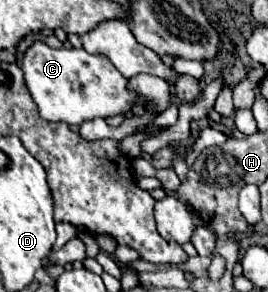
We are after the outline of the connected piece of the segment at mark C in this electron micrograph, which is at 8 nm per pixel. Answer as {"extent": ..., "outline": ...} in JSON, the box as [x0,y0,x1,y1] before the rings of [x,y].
{"extent":[21,41,157,125],"outline":[[[35,41],[21,63],[25,71],[25,81],[29,87],[29,93],[39,109],[39,115],[47,121],[63,121],[67,125],[81,125],[89,119],[107,119],[133,111],[133,107],[139,103],[143,109],[151,115],[157,115],[157,111],[149,111],[149,105],[153,105],[149,99],[145,99],[139,91],[129,89],[129,81],[113,67],[113,63],[105,55],[93,55],[85,49],[51,49],[49,45]]]}

